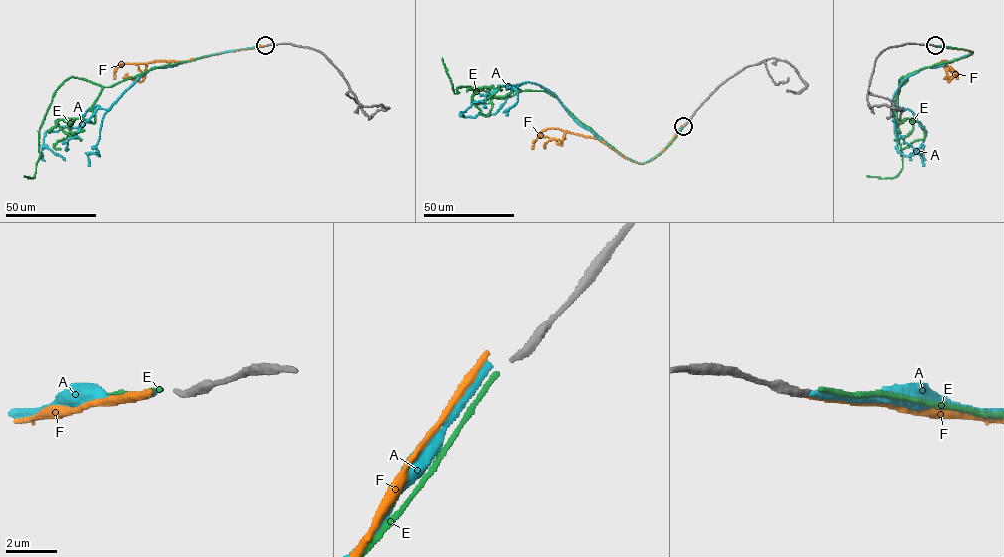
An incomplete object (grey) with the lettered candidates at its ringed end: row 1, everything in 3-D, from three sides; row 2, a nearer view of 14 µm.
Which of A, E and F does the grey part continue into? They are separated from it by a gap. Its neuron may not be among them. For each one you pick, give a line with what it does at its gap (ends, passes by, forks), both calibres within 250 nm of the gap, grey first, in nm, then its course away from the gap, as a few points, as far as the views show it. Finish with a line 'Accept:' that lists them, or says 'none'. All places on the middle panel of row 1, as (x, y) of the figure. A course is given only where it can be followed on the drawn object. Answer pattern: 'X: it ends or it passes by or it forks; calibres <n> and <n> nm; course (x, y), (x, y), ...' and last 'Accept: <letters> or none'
E: it ends; calibres 280 and 200 nm; course (682, 127), (640, 163), (544, 91), (503, 98), (460, 86), (454, 93), (442, 58)
Accept: E

